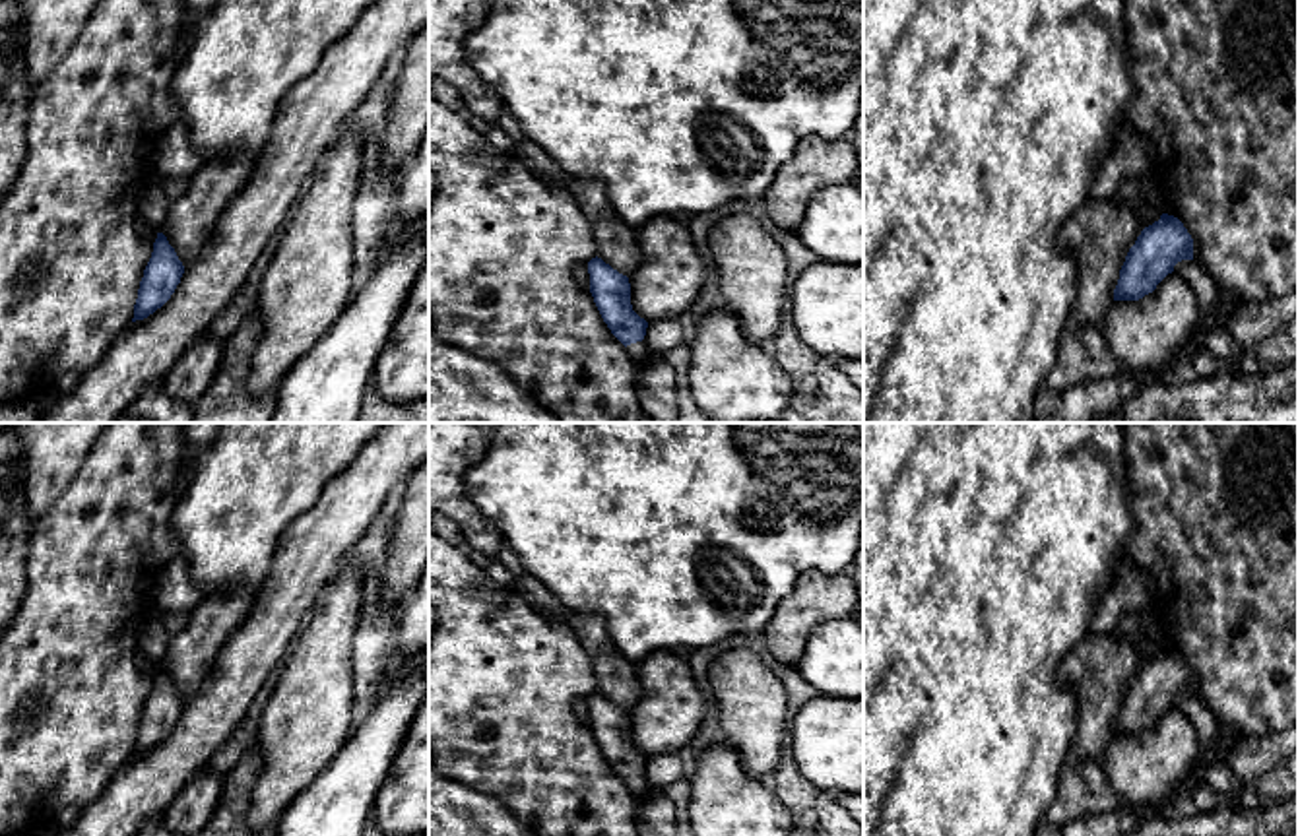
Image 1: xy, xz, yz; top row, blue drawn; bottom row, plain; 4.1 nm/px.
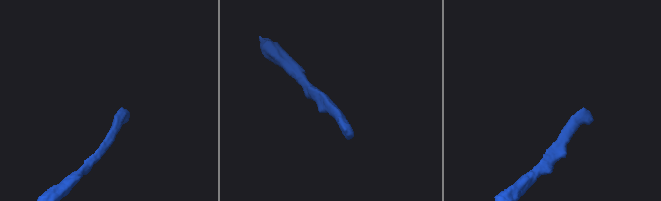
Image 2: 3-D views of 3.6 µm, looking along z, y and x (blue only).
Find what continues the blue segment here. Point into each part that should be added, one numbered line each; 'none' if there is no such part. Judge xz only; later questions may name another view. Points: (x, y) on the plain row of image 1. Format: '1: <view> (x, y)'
1: xz (639, 786)

